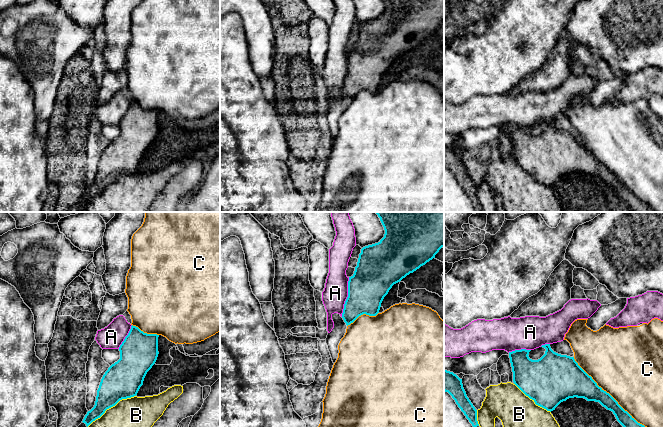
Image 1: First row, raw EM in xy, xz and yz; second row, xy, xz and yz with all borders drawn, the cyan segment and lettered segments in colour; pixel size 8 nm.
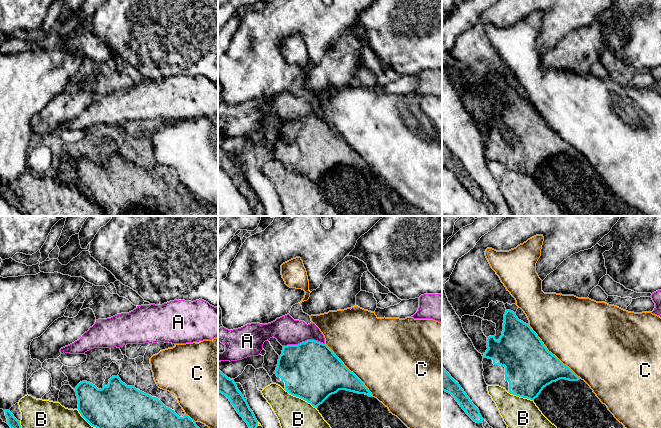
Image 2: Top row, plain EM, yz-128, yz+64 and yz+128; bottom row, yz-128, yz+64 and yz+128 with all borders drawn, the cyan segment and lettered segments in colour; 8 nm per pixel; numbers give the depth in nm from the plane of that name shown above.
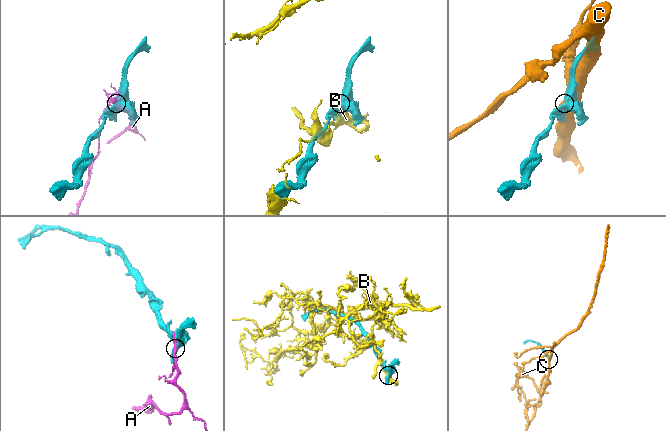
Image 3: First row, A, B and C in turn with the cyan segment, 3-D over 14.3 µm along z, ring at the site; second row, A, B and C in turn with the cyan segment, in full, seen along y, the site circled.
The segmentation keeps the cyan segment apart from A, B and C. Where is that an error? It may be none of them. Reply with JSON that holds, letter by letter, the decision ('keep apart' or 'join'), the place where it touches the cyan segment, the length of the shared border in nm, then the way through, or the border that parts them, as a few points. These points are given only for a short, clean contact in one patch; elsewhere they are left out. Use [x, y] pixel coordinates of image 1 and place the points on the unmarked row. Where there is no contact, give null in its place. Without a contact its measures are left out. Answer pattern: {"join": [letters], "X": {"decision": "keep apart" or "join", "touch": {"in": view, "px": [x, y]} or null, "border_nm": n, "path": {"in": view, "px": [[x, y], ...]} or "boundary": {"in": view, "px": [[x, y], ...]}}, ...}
{"join": [], "A": {"decision": "keep apart", "touch": {"in": "xz", "px": [347, 73]}, "border_nm": 320}, "B": {"decision": "keep apart", "touch": {"in": "xy", "px": [111, 182]}, "border_nm": 460}, "C": {"decision": "keep apart", "touch": {"in": "yz", "px": [613, 174]}, "border_nm": 900}}

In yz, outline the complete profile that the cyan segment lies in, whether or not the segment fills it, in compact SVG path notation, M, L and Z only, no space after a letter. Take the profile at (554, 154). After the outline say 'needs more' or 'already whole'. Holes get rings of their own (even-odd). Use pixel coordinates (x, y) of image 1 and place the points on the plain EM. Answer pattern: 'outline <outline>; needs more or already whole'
outline M550 120L541 123L546 127L538 136L529 134L531 126L509 128L514 160L536 181L551 188L569 174L584 174L599 178L612 187L617 197L633 212L656 212L599 163L574 133L554 128Z; already whole

